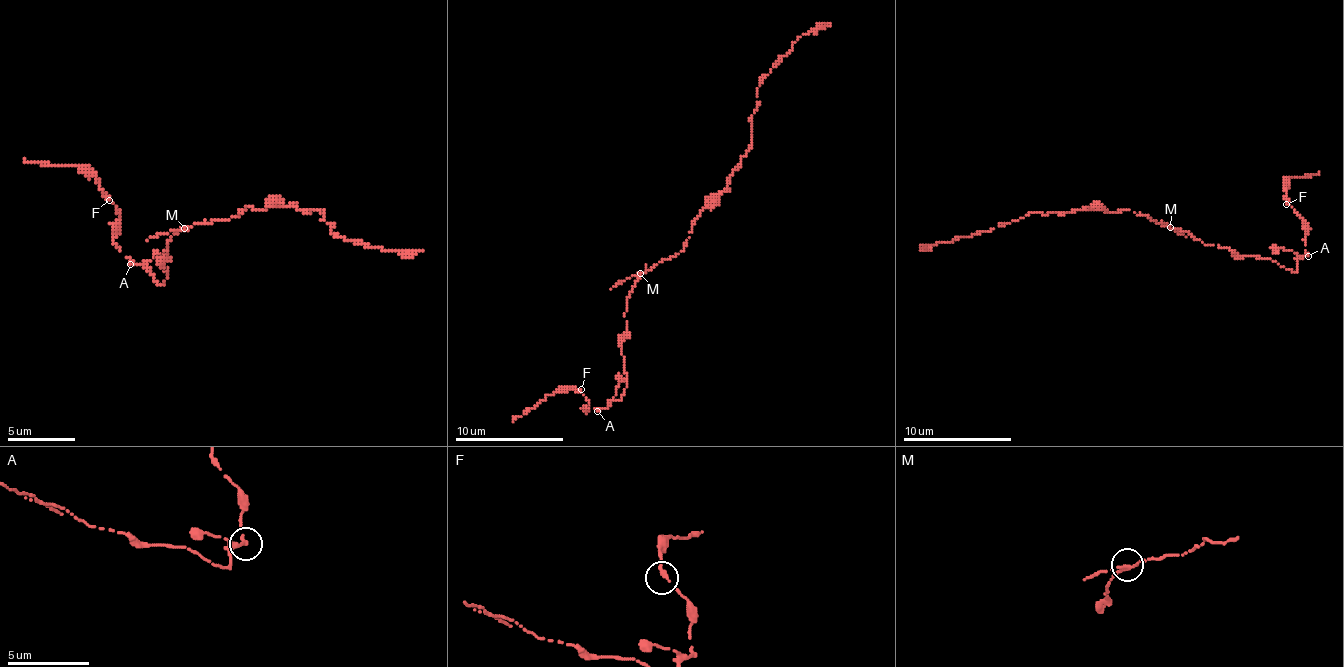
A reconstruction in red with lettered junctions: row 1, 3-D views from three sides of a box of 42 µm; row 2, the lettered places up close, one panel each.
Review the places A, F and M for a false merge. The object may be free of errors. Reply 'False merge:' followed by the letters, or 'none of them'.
False merge: none of them

